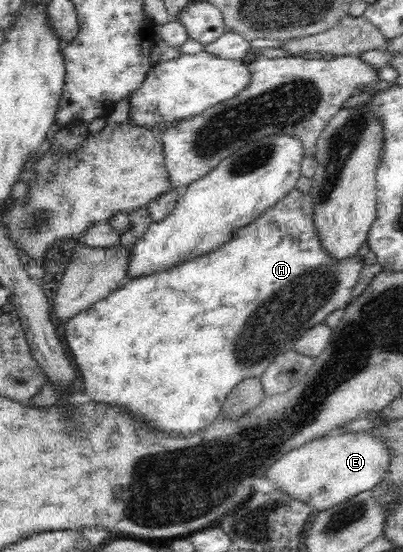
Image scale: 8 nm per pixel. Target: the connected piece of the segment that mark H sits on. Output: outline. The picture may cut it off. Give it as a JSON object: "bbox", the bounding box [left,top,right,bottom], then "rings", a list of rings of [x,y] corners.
{"bbox":[62,189,361,433],"rings":[[[292,189],[273,205],[265,210],[253,223],[242,226],[233,233],[229,241],[210,250],[209,253],[198,254],[197,257],[183,258],[166,269],[155,270],[153,273],[142,274],[125,281],[125,285],[114,290],[107,298],[94,304],[63,323],[65,329],[62,338],[66,349],[77,367],[78,383],[83,383],[83,391],[91,401],[105,401],[107,405],[125,405],[125,409],[133,409],[137,417],[145,417],[149,425],[157,425],[163,433],[197,433],[197,429],[204,429],[211,425],[221,414],[221,408],[231,390],[243,379],[261,377],[273,363],[277,355],[287,353],[294,349],[297,339],[306,330],[318,324],[325,323],[326,317],[337,309],[347,308],[352,301],[352,293],[361,271],[359,256],[357,253],[349,255],[345,259],[331,257],[327,249],[324,249],[323,241],[320,240],[316,230],[313,211],[313,200],[310,192],[305,193]]]}

